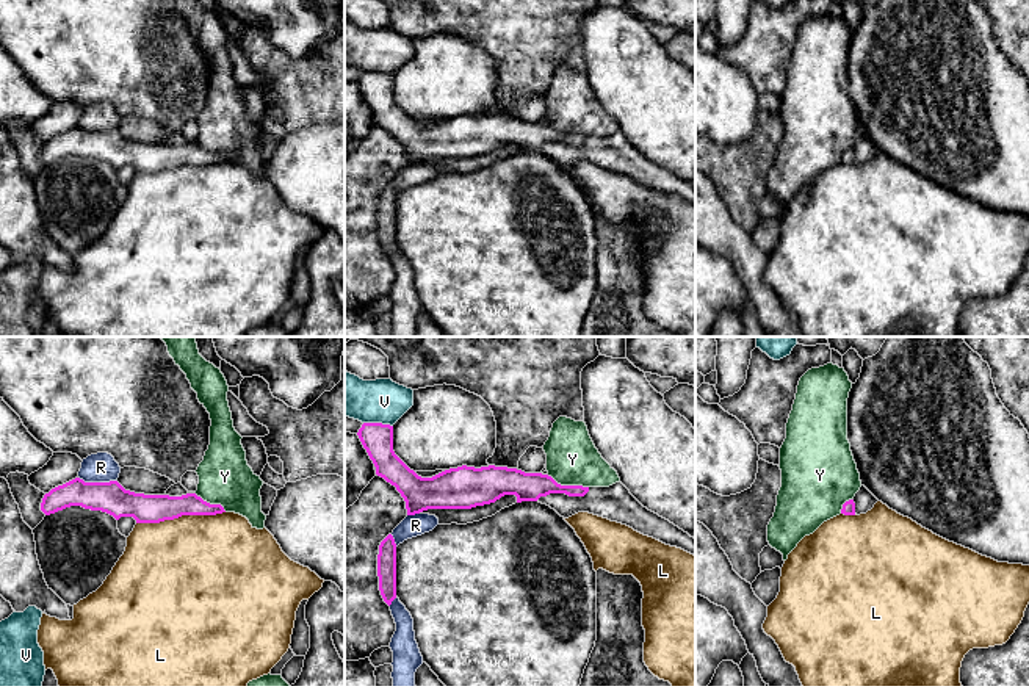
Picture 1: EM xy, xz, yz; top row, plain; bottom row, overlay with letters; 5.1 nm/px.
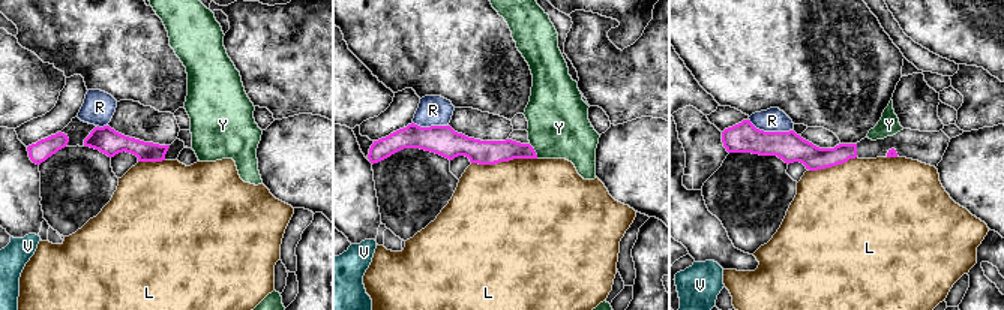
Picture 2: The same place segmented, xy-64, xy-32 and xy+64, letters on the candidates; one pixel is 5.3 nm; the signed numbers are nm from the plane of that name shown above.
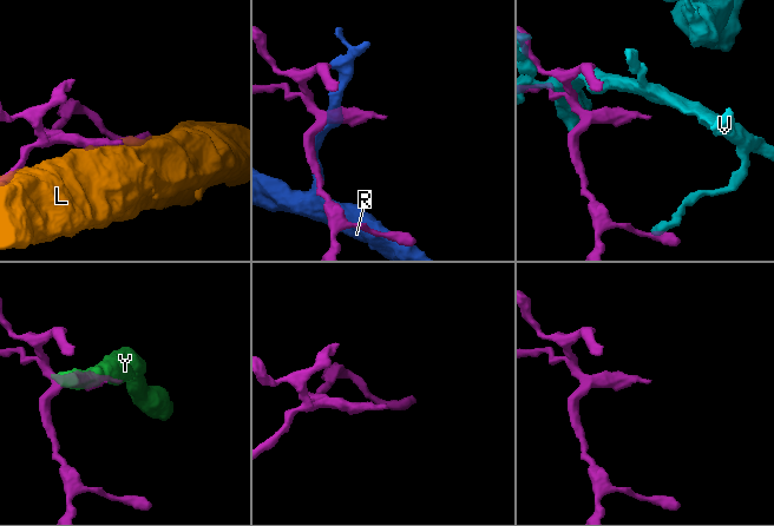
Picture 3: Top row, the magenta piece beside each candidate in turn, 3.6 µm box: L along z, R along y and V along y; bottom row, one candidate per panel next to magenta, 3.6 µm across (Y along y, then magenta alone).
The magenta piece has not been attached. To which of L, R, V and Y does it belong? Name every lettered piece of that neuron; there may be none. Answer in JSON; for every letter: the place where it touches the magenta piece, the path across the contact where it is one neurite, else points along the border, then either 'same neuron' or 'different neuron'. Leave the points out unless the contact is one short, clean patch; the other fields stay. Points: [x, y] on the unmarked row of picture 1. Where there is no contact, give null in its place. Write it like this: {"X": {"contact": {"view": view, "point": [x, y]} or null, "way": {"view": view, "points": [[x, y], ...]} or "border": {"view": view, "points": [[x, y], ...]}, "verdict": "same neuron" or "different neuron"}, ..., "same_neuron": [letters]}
{"L": {"contact": {"view": "xy", "point": [180, 165]}, "verdict": "different neuron"}, "R": {"contact": {"view": "xy", "point": [97, 132]}, "verdict": "different neuron"}, "V": {"contact": {"view": "xz", "point": [378, 72]}, "verdict": "different neuron"}, "Y": {"contact": {"view": "xz", "point": [567, 135]}, "border": {"view": "xz", "points": [[547, 124], [561, 133], [581, 133], [588, 137]]}, "verdict": "different neuron"}, "same_neuron": []}

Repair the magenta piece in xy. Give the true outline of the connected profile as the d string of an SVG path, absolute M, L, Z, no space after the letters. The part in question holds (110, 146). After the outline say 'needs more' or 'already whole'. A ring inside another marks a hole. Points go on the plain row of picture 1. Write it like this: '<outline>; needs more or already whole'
M75 127L44 144L41 160L45 164L70 155L133 166L136 172L160 172L182 164L216 164L226 161L221 153L210 153L196 143L182 146L144 144L125 139L117 130L85 132Z; already whole

